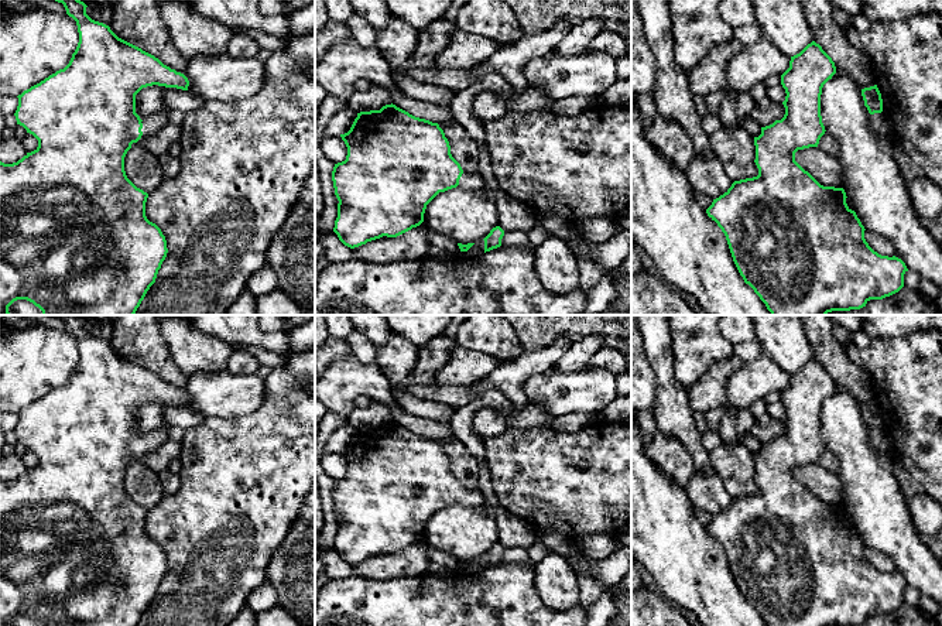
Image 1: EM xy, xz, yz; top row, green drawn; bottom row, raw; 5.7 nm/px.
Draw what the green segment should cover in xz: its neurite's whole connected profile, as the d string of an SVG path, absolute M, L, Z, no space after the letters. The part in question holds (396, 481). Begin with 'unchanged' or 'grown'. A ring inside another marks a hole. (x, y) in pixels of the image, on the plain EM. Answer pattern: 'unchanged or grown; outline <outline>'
grown; outline M393 420L380 427L357 430L350 447L340 454L347 463L347 472L332 488L339 517L333 548L350 565L383 553L397 554L419 543L427 521L439 509L456 503L472 507L484 503L480 489L463 489L438 439L415 434Z

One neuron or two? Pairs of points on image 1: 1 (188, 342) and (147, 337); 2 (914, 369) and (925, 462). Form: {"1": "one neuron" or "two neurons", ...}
{"1": "two neurons", "2": "one neuron"}

